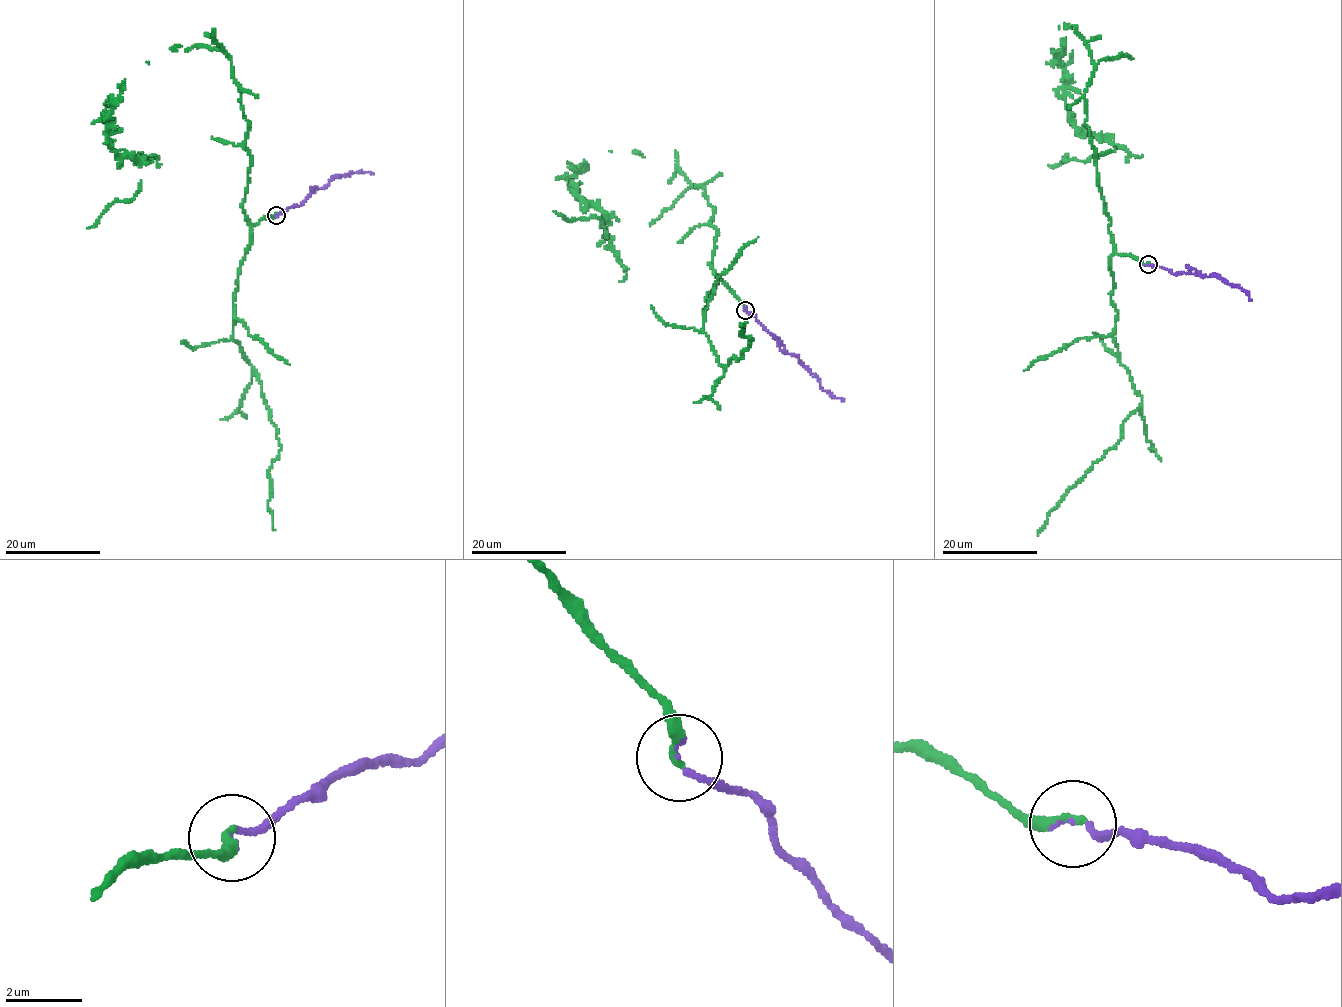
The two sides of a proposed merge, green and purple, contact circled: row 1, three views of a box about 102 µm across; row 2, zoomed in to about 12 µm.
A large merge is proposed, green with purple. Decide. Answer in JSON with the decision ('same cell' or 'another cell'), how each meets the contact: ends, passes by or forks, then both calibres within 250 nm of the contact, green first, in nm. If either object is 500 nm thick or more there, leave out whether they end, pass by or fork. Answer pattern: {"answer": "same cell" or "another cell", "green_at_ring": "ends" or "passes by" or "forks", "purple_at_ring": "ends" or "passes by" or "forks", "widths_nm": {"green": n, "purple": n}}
{"answer": "same cell", "green_at_ring": "ends", "purple_at_ring": "ends", "widths_nm": {"green": 320, "purple": 130}}

